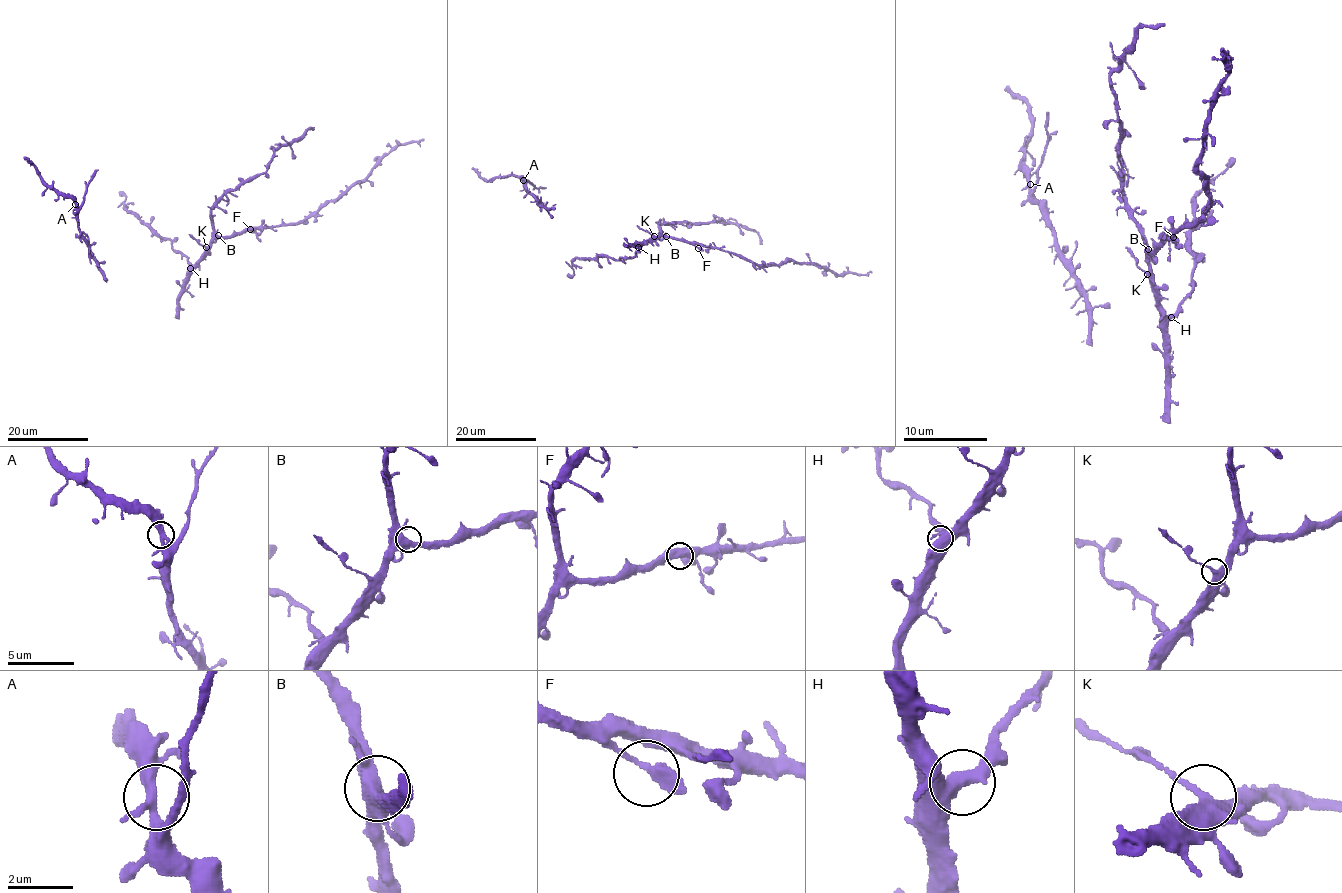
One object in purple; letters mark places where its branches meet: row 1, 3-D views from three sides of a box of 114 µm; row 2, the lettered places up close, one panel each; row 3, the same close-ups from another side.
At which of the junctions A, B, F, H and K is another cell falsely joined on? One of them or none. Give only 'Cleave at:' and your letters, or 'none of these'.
Cleave at: K

